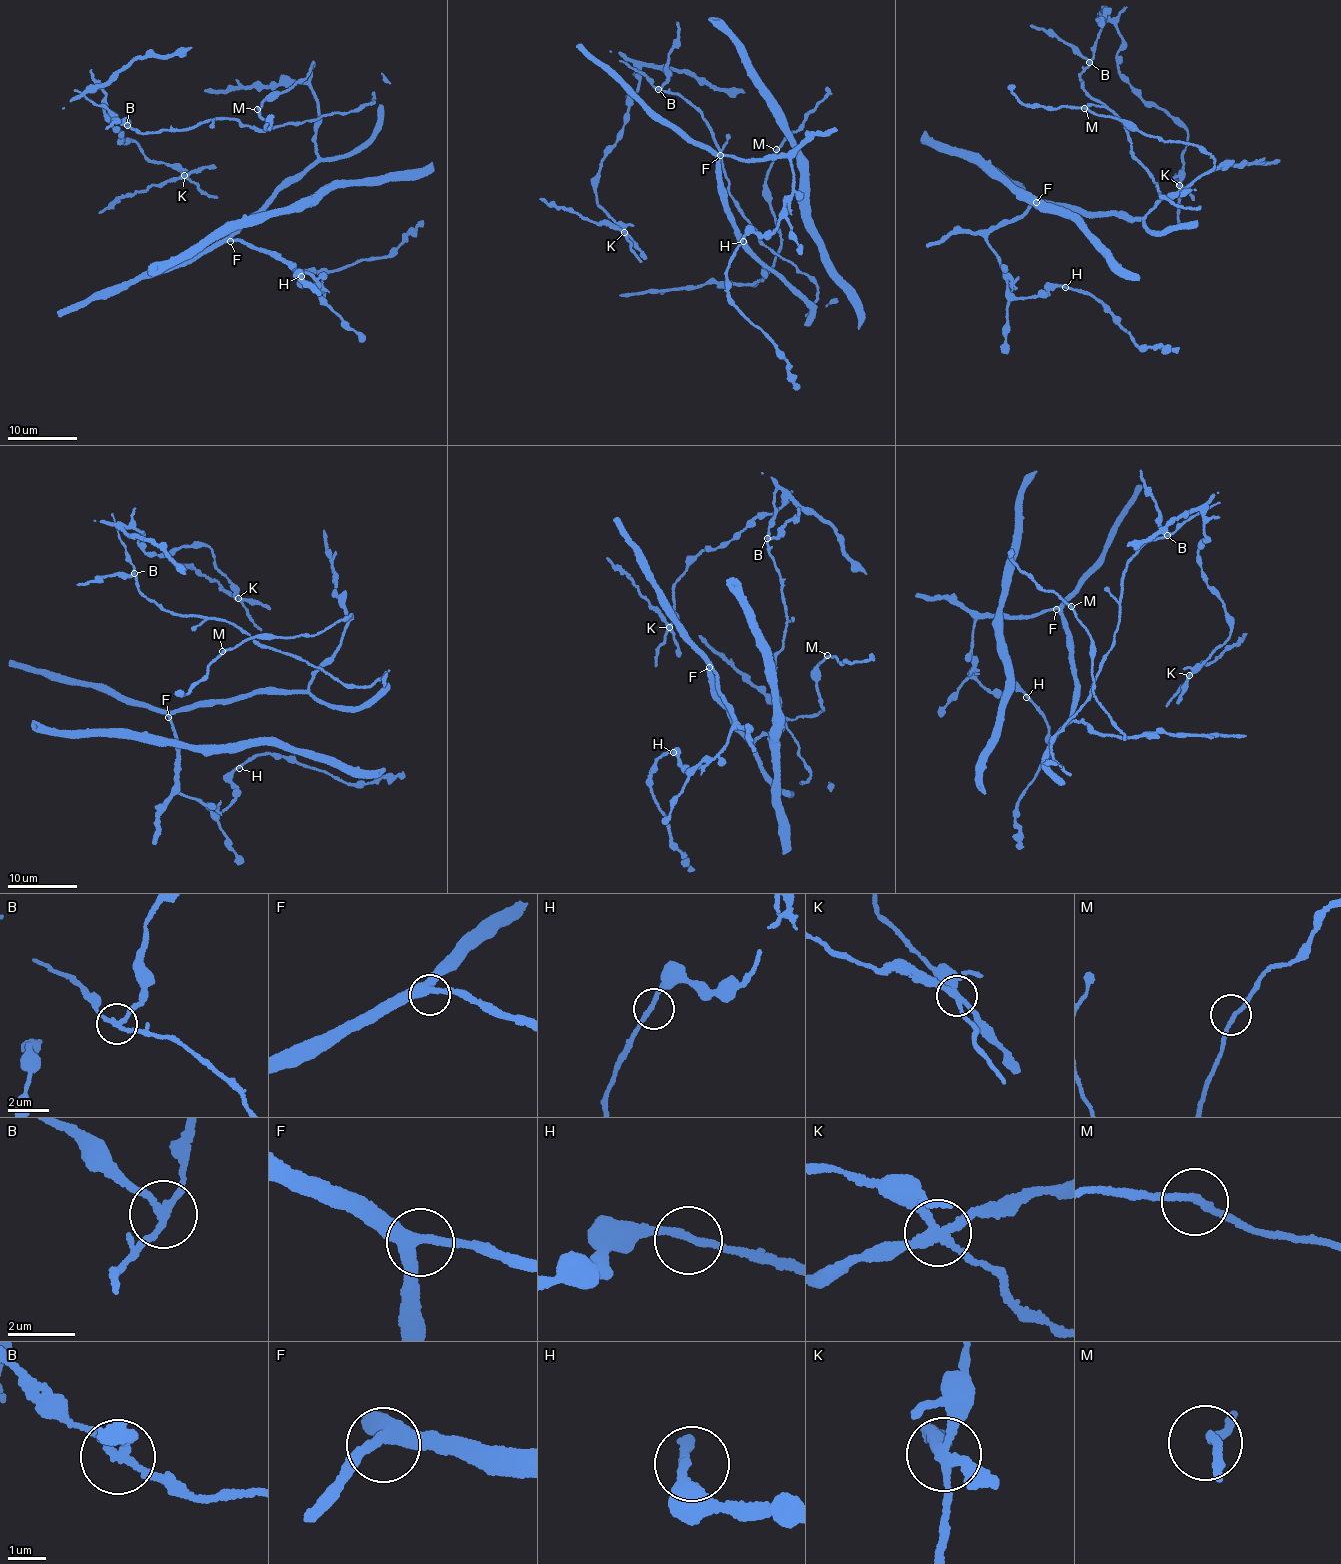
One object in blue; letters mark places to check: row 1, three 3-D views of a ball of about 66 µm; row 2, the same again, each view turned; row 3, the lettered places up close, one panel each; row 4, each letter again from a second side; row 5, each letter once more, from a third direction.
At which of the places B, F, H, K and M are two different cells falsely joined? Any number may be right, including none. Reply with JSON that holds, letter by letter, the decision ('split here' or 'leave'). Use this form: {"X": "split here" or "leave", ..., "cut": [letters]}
{"B": "split here", "F": "leave", "H": "leave", "K": "split here", "M": "leave", "cut": ["B", "K"]}

